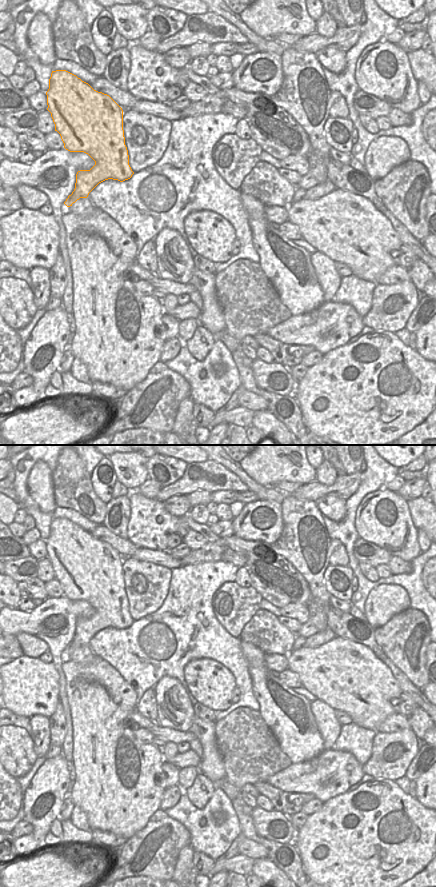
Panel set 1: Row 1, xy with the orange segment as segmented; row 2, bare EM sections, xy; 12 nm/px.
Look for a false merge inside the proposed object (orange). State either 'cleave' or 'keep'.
keep

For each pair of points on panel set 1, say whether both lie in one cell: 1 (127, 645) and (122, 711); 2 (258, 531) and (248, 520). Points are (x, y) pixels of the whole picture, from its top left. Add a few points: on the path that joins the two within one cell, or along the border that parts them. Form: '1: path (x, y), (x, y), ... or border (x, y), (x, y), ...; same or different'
1: border (108, 662), (132, 687), (137, 699); different
2: path (255, 528), (251, 523); same

